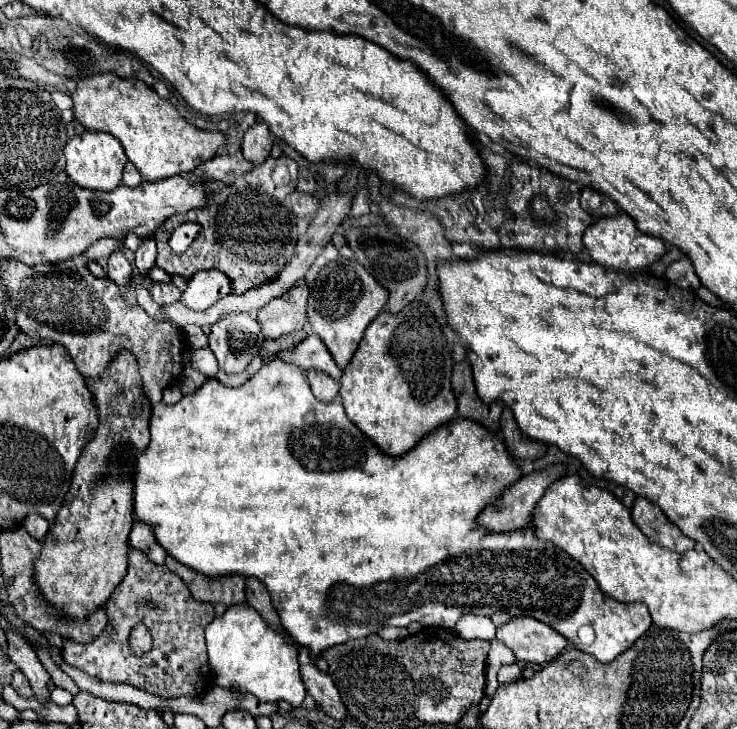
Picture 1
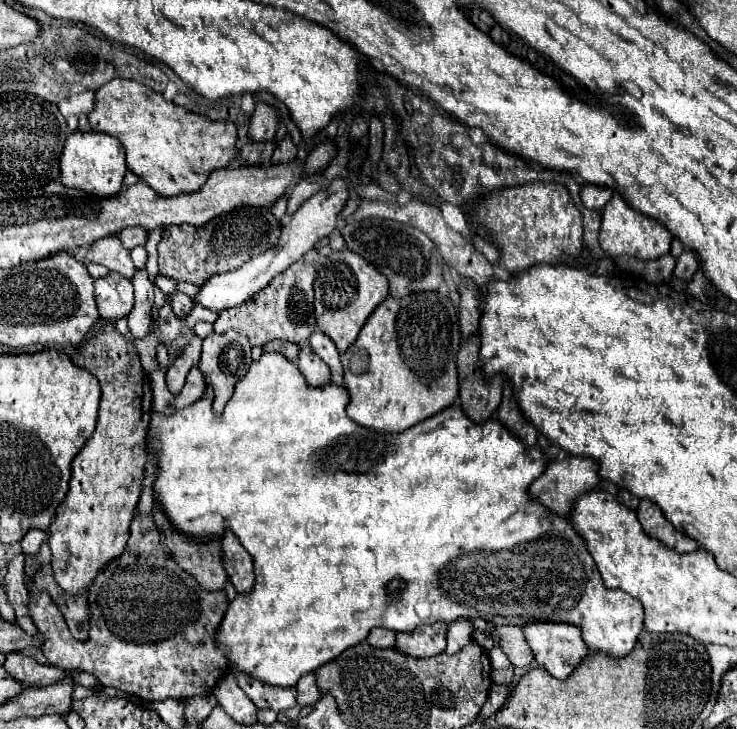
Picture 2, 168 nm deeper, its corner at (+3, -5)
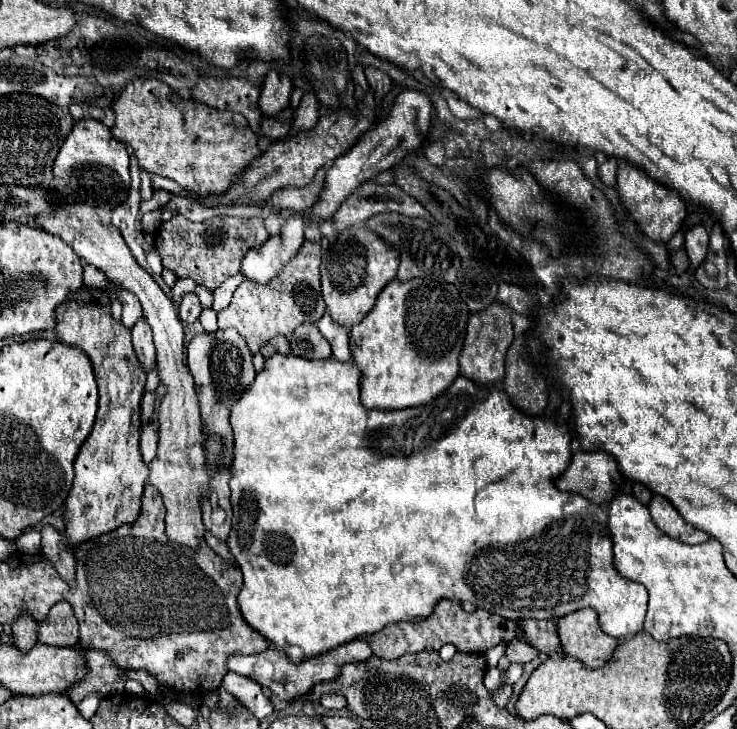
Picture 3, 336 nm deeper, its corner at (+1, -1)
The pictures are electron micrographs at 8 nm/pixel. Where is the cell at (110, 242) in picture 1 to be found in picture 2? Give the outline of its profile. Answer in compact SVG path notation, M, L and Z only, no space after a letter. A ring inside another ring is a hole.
M128 227L128 229L122 229L120 233L118 233L118 239L122 241L122 245L126 247L126 249L132 249L132 247L136 247L136 245L144 245L146 243L146 237L148 237L148 233L144 233L144 229L132 229L132 227Z

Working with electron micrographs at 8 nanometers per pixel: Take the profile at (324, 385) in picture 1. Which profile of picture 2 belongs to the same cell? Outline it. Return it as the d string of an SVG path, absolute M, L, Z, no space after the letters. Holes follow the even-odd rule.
M308 347L300 349L296 365L310 385L328 385L330 381L328 365L324 365L324 361L316 353L312 353Z

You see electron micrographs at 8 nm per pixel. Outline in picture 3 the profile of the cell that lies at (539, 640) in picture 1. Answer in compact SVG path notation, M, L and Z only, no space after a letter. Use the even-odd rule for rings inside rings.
M582 609L562 617L558 621L558 633L564 655L582 661L590 669L598 669L610 661L618 647L618 639L602 633L598 613L594 613L594 609Z

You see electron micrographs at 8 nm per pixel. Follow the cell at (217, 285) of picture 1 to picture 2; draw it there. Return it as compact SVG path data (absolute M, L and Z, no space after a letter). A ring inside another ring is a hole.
M334 179L332 187L320 191L314 197L310 197L308 201L304 201L304 205L284 221L280 241L274 249L268 249L262 255L252 257L250 261L246 261L240 269L236 269L232 273L218 273L216 277L210 277L208 281L204 281L198 295L194 297L194 305L202 305L206 309L220 313L228 307L238 307L240 303L244 303L252 293L264 289L278 273L282 273L286 267L290 267L294 261L298 261L304 253L308 253L308 249L312 249L316 245L316 241L320 241L322 237L328 237L334 231L336 217L342 211L342 207L346 205L346 201L348 201L346 183L342 179Z

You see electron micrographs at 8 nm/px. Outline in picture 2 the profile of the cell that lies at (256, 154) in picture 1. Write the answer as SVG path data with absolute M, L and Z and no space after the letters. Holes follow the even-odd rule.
M256 103L256 111L250 119L250 127L248 127L248 139L254 143L264 143L264 141L272 141L274 133L276 133L276 111L266 105L266 103Z

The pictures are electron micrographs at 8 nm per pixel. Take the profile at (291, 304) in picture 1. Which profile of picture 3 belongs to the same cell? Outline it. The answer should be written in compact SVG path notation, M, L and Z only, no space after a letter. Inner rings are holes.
M304 241L300 251L274 275L274 281L266 285L252 285L252 281L242 281L232 295L232 301L226 309L218 313L218 327L234 327L248 343L250 353L254 355L264 347L272 337L284 335L292 337L294 329L302 323L316 323L324 315L324 301L320 293L320 243Z

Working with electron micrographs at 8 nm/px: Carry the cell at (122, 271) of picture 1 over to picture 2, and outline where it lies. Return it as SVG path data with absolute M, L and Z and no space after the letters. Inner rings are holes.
M108 273L94 281L96 285L96 303L104 319L126 317L134 307L134 289L128 277L120 273Z

